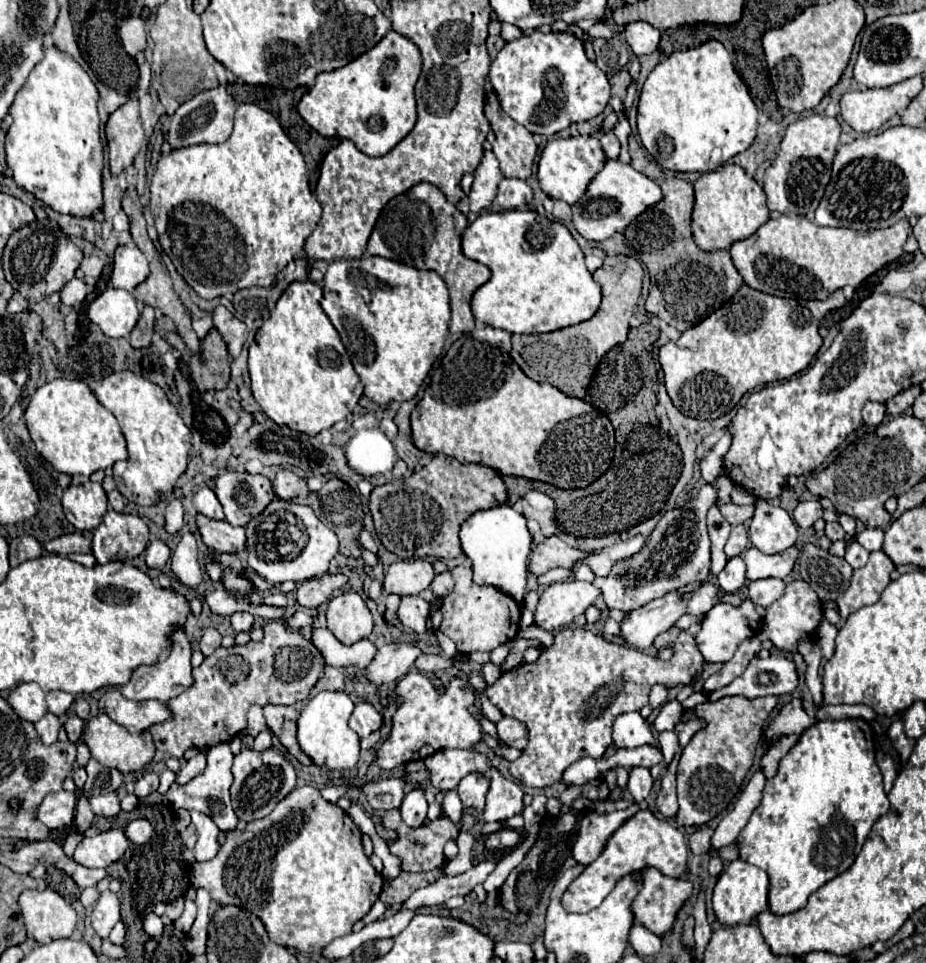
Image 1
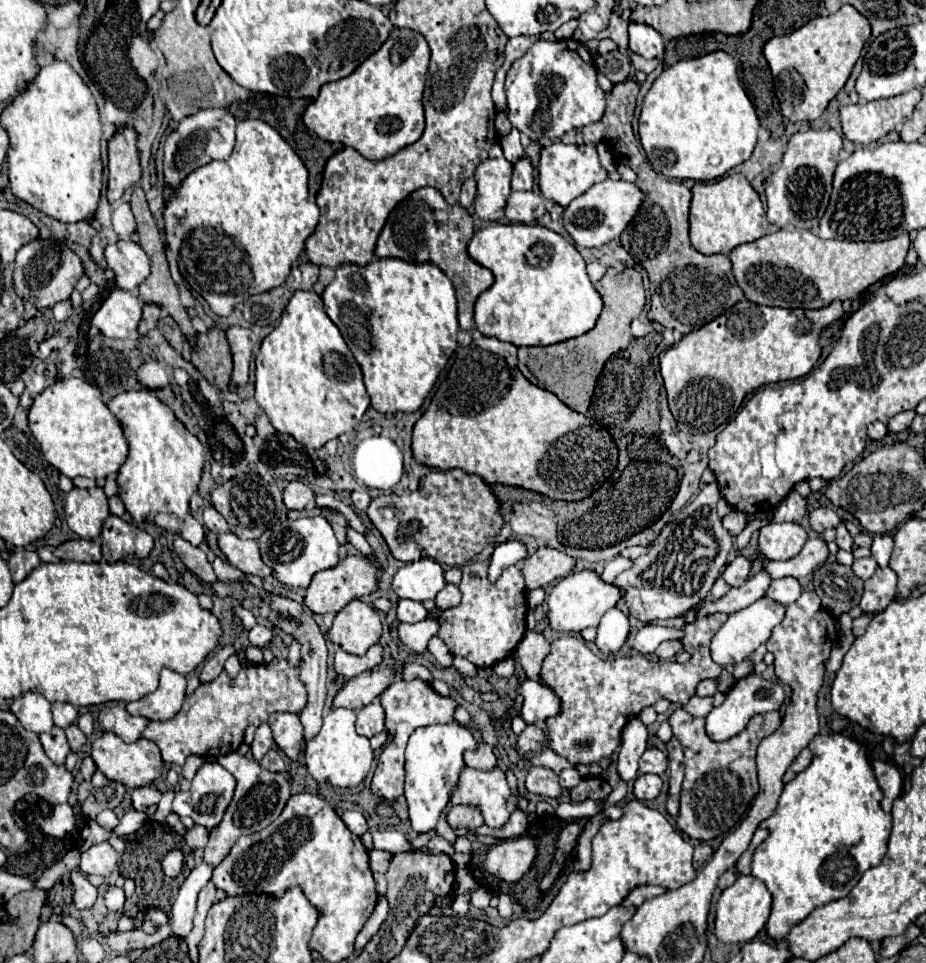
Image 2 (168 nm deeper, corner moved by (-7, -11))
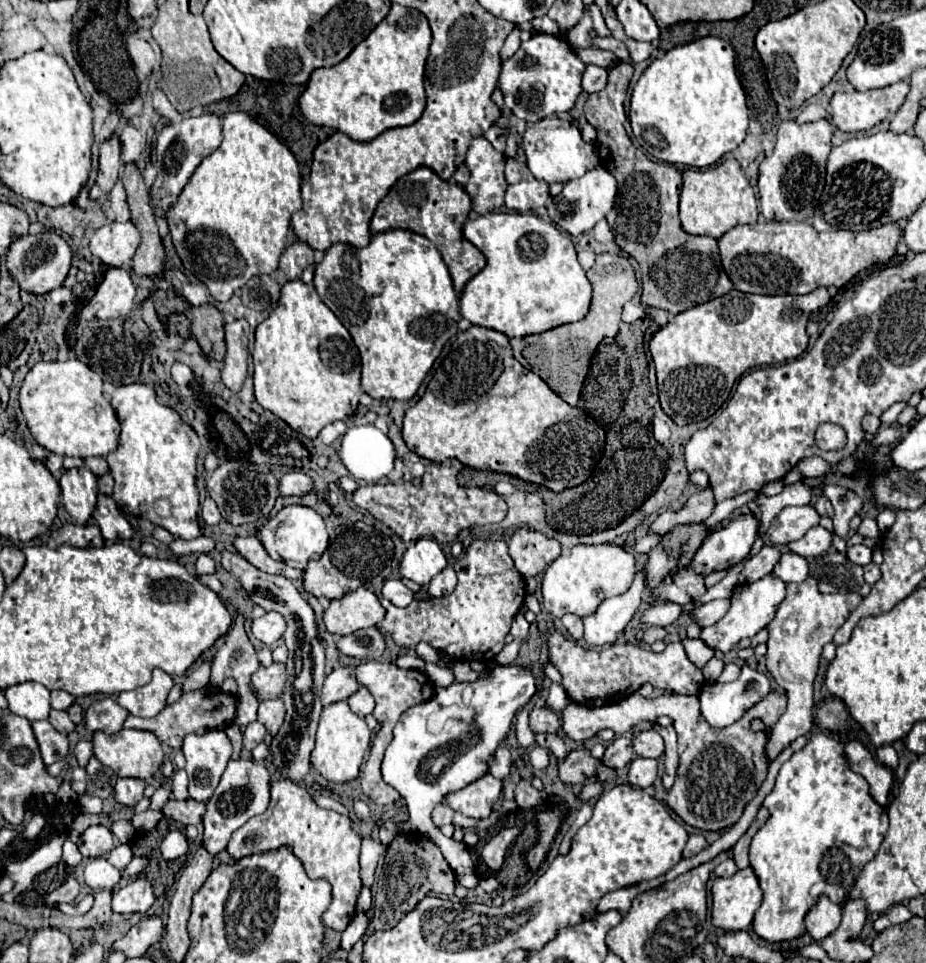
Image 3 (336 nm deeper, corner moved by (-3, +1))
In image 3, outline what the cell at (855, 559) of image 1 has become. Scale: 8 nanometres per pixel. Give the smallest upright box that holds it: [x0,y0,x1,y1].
[847,544,871,566]

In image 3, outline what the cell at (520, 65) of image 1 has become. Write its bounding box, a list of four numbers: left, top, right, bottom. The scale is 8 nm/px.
[499,34,585,126]

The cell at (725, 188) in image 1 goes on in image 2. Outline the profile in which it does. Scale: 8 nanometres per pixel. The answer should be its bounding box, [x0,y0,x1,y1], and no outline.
[691,174,769,254]

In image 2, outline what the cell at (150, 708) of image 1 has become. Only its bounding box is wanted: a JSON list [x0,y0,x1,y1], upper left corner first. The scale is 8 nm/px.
[98,705,149,742]

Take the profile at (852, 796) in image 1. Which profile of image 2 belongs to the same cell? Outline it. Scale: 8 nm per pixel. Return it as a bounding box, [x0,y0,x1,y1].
[751,734,893,940]

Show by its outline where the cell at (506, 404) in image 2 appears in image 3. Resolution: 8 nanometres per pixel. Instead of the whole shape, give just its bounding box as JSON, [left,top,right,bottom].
[403,326,605,492]

